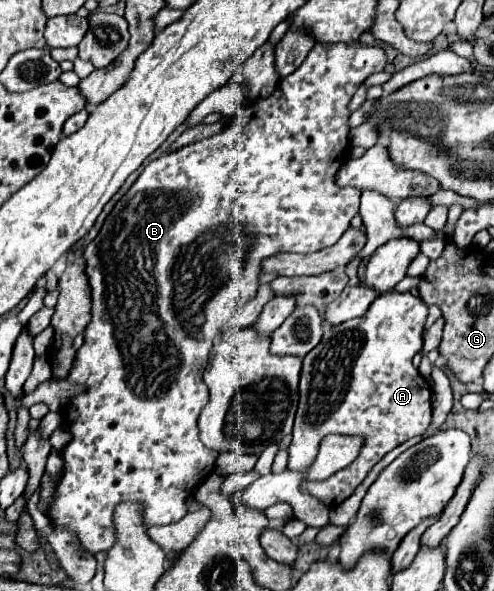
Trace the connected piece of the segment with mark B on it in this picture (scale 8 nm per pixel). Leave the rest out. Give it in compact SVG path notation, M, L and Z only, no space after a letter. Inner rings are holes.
M316 42L312 52L306 56L302 66L294 70L292 74L284 76L272 96L252 100L248 102L250 106L240 108L240 112L230 120L228 126L224 126L218 134L188 144L176 152L170 152L166 156L160 156L158 160L152 160L138 180L132 184L132 188L120 198L120 202L114 206L114 210L108 214L104 220L104 226L100 234L86 246L84 258L86 258L86 272L88 280L92 286L92 320L84 332L86 342L78 350L78 358L74 362L72 372L68 374L68 382L76 382L88 388L88 392L76 396L68 406L60 410L62 422L70 428L72 440L68 442L68 448L64 448L64 476L62 482L58 484L56 498L52 504L52 520L64 528L72 528L72 532L78 532L80 542L88 552L104 552L112 546L114 540L114 528L112 528L112 512L116 502L124 500L138 500L146 504L144 516L146 516L146 526L156 526L156 524L172 524L178 522L186 514L186 498L192 496L192 488L200 482L202 474L208 476L208 472L214 470L218 452L206 448L200 438L198 438L198 414L200 408L208 400L208 388L202 380L204 366L208 364L208 354L212 348L212 338L224 330L228 320L234 316L234 312L244 306L258 288L258 278L260 278L260 268L262 260L276 256L280 252L318 252L322 248L328 248L340 240L340 236L350 228L352 218L358 214L360 208L360 190L356 188L340 188L336 184L336 172L340 166L350 158L350 142L348 142L348 132L350 132L350 110L348 104L358 90L358 86L374 72L382 72L386 68L386 52L382 46L364 46L364 44L320 44ZM142 328L150 328L150 336L136 336Z

